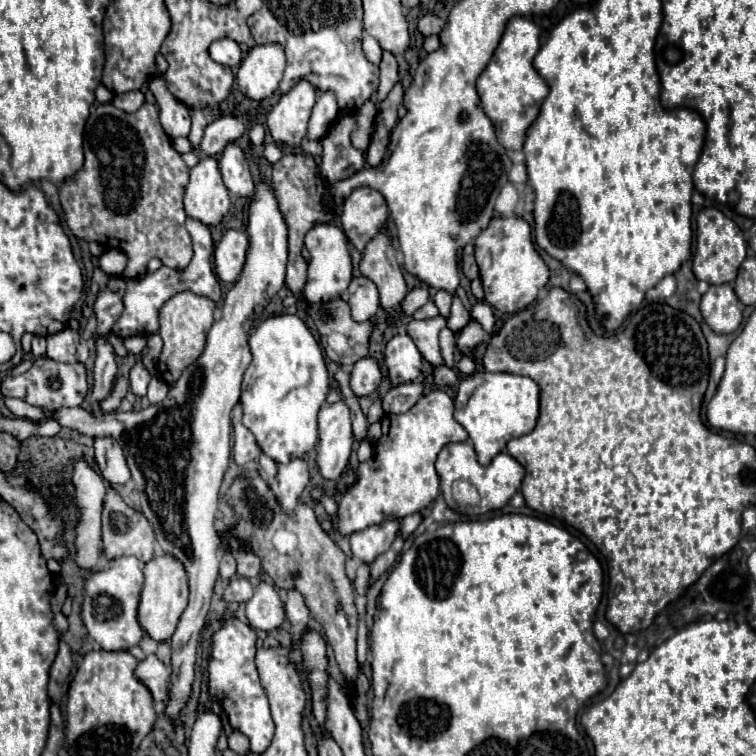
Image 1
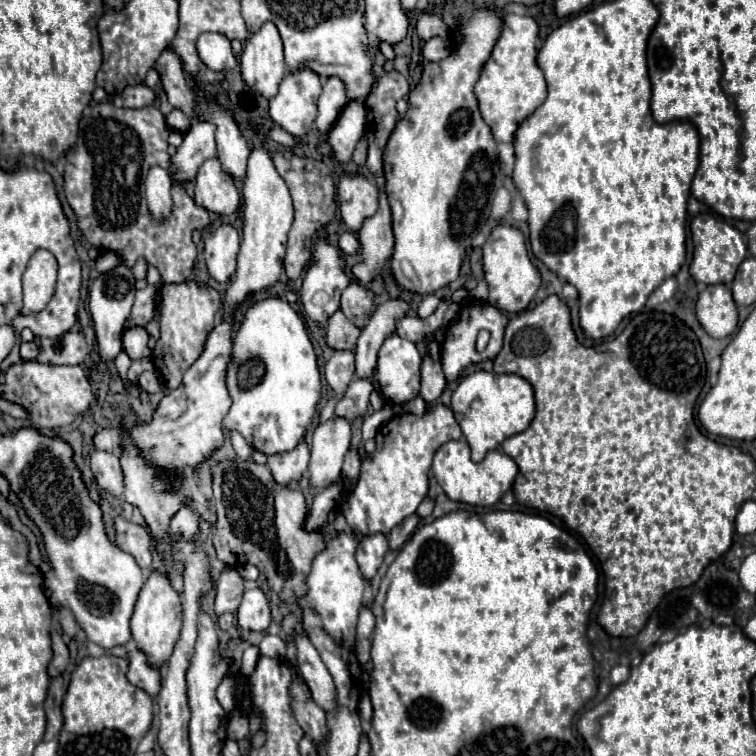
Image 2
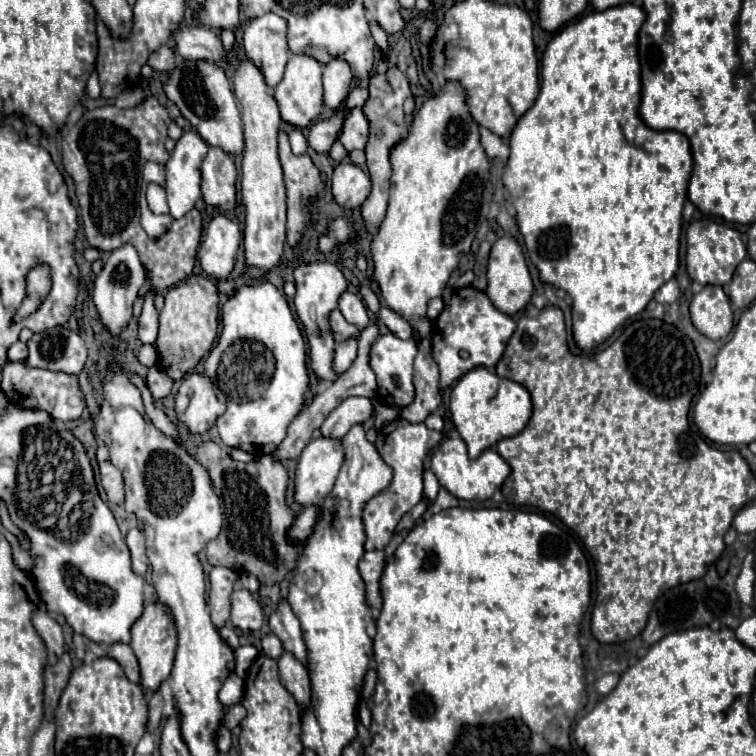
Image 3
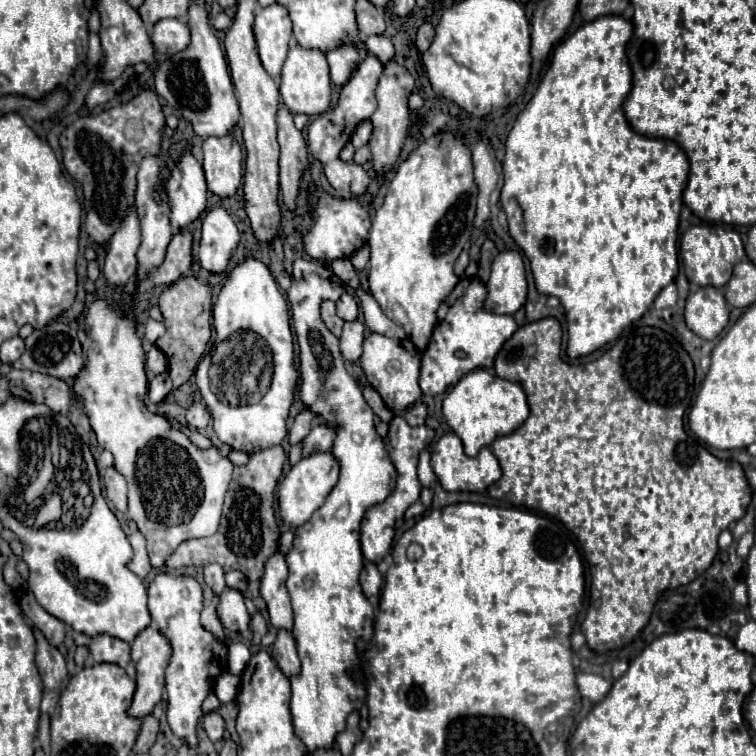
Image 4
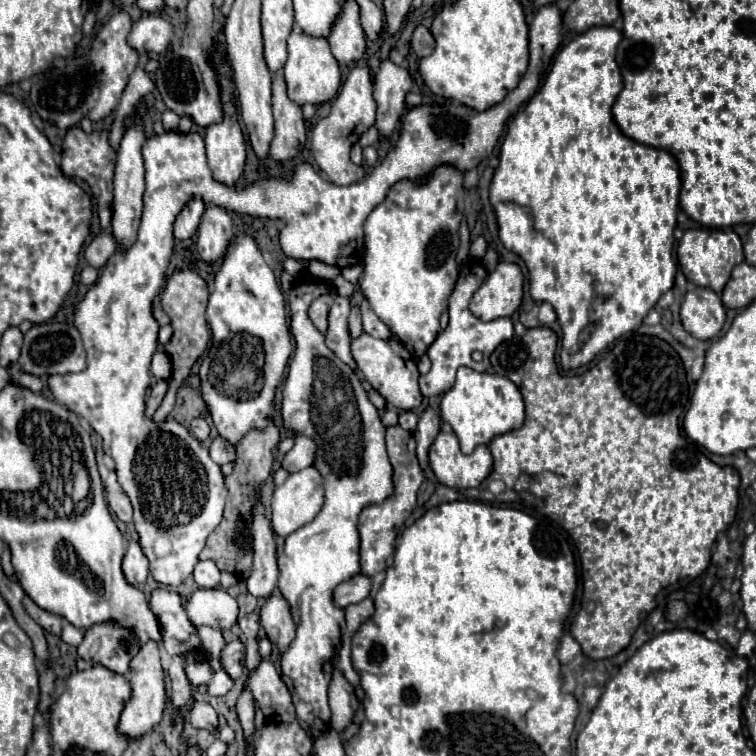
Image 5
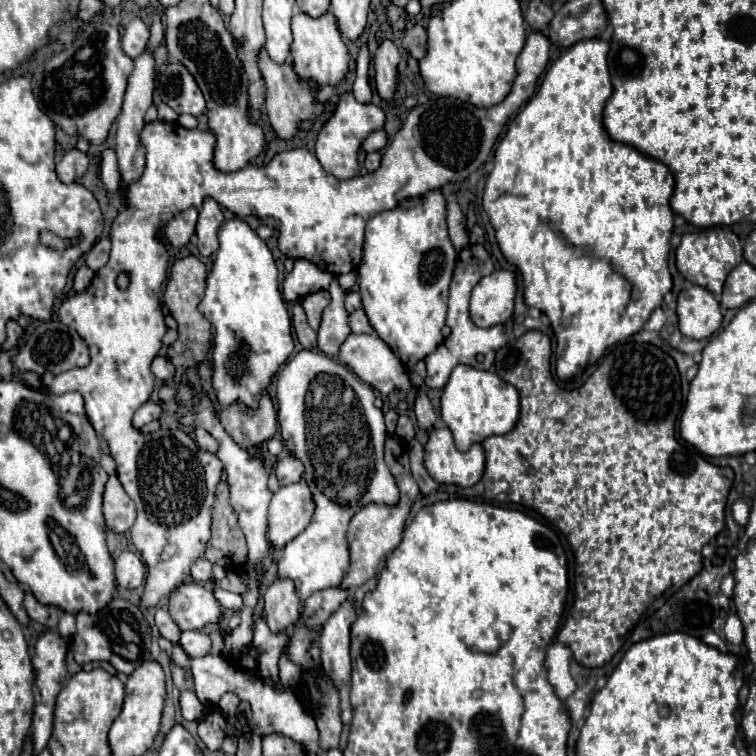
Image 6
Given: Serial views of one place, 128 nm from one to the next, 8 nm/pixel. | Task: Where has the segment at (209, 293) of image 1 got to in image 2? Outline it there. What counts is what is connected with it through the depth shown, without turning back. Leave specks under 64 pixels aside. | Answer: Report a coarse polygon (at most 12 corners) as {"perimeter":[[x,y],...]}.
{"perimeter":[[156,286],[136,292],[126,324],[146,326],[156,308]]}

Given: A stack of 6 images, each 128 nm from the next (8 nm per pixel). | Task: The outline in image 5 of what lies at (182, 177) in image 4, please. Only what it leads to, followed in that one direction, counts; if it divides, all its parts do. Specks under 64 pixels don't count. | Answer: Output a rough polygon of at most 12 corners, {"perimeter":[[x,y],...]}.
{"perimeter":[[200,198],[188,202],[174,222],[176,240],[192,238],[204,214]]}

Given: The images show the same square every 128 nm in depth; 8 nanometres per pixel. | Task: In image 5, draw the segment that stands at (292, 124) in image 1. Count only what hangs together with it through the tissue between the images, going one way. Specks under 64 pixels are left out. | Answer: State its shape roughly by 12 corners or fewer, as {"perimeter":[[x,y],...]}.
{"perimeter":[[294,26],[284,78],[296,104],[322,104],[340,88],[326,38]]}

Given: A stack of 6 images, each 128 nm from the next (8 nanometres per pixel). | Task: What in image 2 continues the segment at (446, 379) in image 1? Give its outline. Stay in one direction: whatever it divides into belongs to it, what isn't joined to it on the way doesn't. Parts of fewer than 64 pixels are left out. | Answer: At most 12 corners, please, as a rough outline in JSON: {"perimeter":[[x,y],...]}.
{"perimeter":[[426,352],[420,366],[420,398],[436,402],[446,380],[438,360]]}

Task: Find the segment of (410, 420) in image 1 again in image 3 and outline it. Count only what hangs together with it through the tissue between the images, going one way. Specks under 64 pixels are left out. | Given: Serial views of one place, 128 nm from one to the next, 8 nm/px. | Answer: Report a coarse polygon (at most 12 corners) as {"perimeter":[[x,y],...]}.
{"perimeter":[[392,420],[376,448],[392,484],[364,506],[366,550],[382,550],[422,500],[424,458],[444,438]]}

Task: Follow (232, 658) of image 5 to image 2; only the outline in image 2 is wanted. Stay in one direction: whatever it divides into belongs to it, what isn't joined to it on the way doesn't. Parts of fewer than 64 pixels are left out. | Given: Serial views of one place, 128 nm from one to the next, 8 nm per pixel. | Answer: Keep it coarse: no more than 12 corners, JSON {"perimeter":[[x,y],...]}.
{"perimeter":[[250,645],[242,654],[240,674],[244,678],[254,672],[258,646]]}

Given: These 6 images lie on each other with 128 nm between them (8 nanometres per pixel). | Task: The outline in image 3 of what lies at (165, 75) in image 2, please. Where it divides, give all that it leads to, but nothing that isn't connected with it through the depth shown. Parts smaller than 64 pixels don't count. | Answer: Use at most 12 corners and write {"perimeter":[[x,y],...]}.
{"perimeter":[[160,46],[148,56],[152,70],[170,72],[174,68],[174,52]]}

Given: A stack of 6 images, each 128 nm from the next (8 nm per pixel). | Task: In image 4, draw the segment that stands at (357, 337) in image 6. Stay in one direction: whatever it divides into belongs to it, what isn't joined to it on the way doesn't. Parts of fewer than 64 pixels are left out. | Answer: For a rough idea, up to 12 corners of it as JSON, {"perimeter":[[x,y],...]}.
{"perimeter":[[368,334],[360,366],[400,414],[422,400],[420,358]]}

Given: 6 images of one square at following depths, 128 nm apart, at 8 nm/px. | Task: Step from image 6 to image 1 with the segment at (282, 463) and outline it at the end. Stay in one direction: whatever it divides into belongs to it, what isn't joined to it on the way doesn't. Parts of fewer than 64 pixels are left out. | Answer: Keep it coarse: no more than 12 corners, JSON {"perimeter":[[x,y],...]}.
{"perimeter":[[374,358],[352,366],[350,386],[356,396],[372,394],[382,372]]}

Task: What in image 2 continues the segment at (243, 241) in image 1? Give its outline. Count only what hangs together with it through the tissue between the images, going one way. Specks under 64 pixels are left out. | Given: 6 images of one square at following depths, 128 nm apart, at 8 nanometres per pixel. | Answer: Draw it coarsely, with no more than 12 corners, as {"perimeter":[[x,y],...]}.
{"perimeter":[[222,224],[204,242],[210,276],[224,284],[236,272],[240,236]]}

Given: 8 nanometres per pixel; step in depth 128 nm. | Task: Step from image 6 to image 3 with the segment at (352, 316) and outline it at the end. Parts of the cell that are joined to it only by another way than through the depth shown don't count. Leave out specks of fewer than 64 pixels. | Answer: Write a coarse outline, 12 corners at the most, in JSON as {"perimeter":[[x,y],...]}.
{"perimeter":[[386,306],[378,322],[402,340],[412,338],[410,324]]}

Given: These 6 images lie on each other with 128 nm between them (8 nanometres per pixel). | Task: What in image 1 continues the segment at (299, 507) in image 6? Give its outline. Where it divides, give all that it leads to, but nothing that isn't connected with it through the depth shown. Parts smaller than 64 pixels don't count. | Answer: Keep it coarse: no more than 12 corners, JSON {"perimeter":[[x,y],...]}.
{"perimeter":[[340,400],[318,414],[316,466],[338,480],[352,452],[350,410]]}

